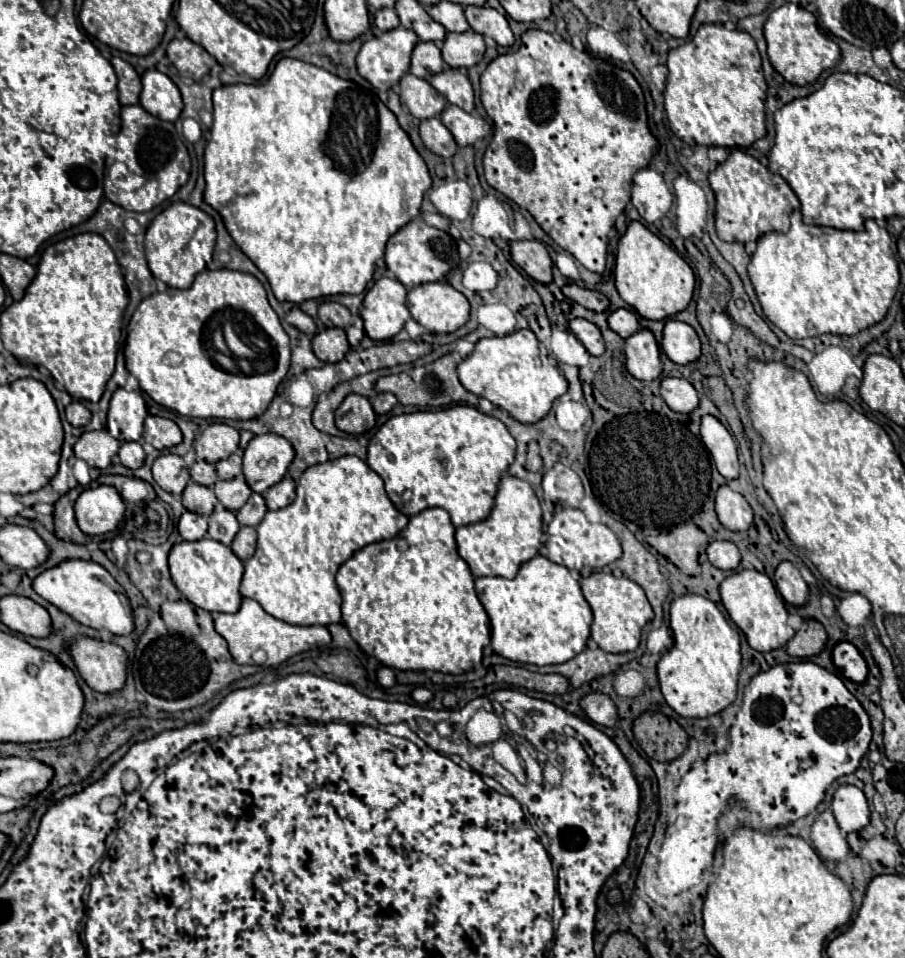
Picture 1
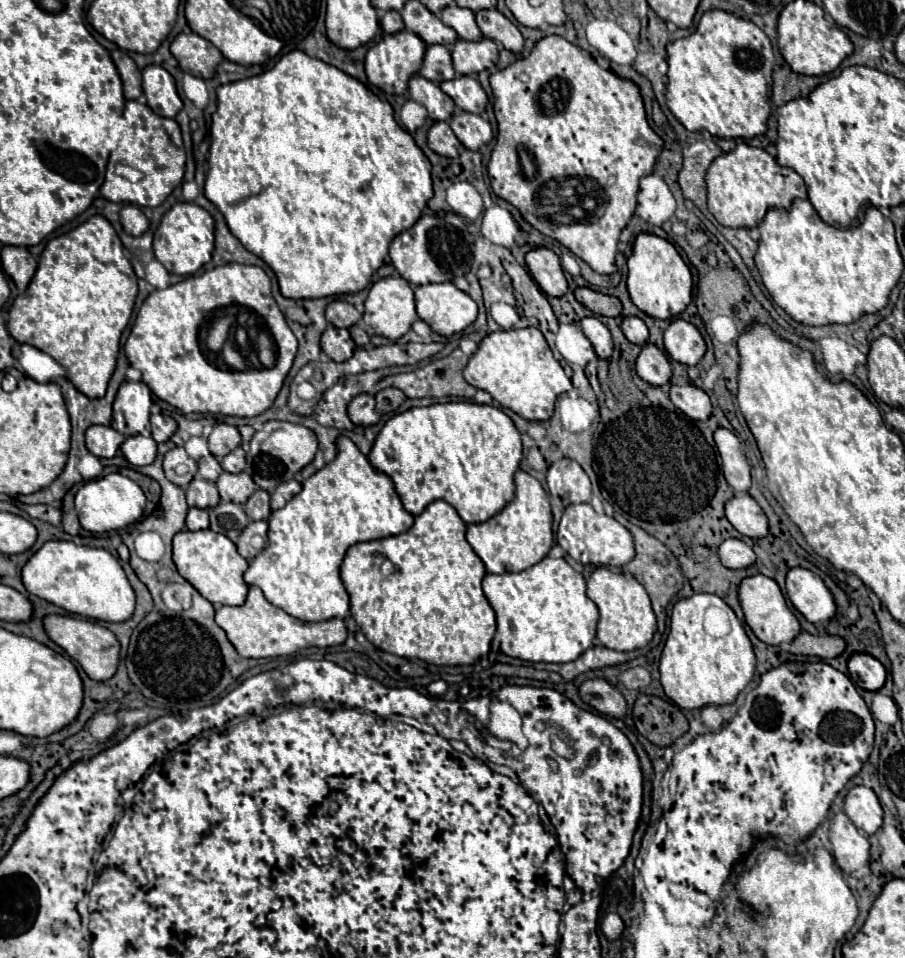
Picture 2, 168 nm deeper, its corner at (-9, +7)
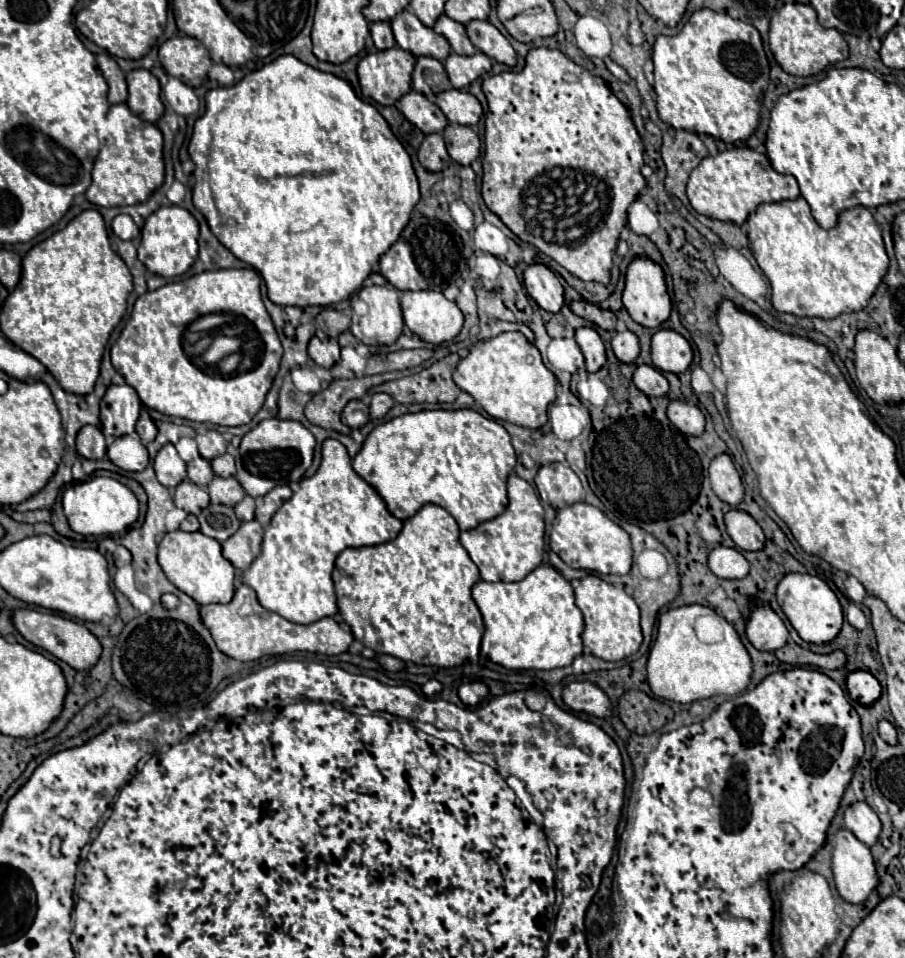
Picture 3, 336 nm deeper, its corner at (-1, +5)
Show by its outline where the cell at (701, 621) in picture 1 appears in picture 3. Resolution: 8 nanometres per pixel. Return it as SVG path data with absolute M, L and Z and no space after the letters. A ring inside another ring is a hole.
M694 604L694 606L672 608L660 616L658 636L648 656L648 684L658 698L690 704L694 700L710 698L714 694L734 696L750 684L752 660L744 644L740 642L740 636L726 620L720 618L724 628L722 642L704 644L698 640L694 622L698 616L710 616L710 614L716 614L716 612L706 606Z

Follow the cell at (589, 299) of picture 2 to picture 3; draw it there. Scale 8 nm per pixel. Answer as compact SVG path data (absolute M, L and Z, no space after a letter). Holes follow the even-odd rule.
M576 300L570 304L570 310L574 314L578 314L580 318L596 324L598 328L602 330L614 330L616 328L616 316L610 312L610 310L602 310L590 302L584 302L584 300Z

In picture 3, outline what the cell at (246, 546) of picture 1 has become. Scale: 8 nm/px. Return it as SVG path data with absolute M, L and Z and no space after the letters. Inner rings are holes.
M244 522L236 534L232 534L224 544L222 544L222 556L230 560L230 564L238 570L246 570L260 554L262 548L262 534L264 528L256 522Z

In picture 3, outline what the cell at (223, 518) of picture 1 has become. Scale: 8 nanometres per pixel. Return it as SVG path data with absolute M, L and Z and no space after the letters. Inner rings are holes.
M210 504L208 508L204 508L202 514L198 516L198 522L200 522L200 532L218 542L224 542L240 528L240 520L236 518L234 508L222 504L216 506Z

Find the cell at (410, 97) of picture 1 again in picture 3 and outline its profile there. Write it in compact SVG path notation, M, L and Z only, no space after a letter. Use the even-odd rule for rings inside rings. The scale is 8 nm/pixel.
M410 90L408 94L404 94L396 102L396 108L404 114L404 118L410 124L414 124L424 134L442 132L448 126L448 120L440 112L440 108L434 102L430 102L428 98L424 98L424 94L420 94L416 90Z

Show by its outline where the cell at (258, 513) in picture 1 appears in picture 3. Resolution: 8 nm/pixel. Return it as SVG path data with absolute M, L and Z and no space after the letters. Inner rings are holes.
M244 496L244 500L234 506L234 512L236 512L236 516L238 516L240 522L252 520L254 518L254 510L256 510L256 502L250 496Z

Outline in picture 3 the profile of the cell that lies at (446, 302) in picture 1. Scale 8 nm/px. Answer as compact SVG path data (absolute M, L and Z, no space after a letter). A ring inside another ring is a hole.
M402 292L400 306L404 324L430 344L450 342L458 336L464 322L460 308L446 300L442 292Z

